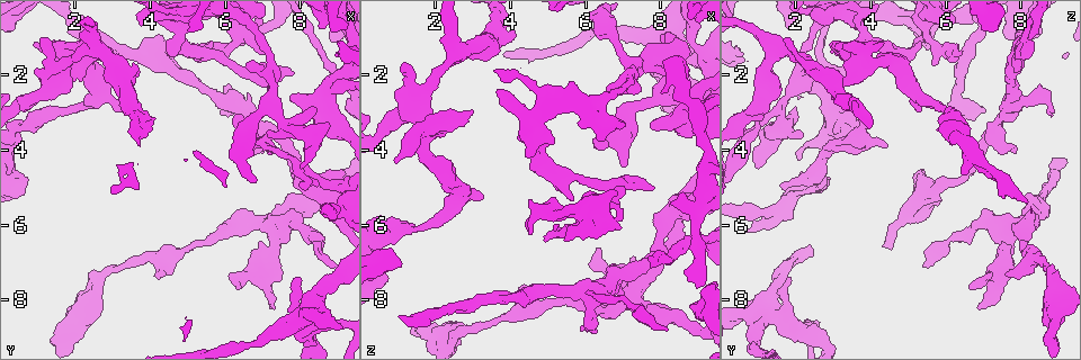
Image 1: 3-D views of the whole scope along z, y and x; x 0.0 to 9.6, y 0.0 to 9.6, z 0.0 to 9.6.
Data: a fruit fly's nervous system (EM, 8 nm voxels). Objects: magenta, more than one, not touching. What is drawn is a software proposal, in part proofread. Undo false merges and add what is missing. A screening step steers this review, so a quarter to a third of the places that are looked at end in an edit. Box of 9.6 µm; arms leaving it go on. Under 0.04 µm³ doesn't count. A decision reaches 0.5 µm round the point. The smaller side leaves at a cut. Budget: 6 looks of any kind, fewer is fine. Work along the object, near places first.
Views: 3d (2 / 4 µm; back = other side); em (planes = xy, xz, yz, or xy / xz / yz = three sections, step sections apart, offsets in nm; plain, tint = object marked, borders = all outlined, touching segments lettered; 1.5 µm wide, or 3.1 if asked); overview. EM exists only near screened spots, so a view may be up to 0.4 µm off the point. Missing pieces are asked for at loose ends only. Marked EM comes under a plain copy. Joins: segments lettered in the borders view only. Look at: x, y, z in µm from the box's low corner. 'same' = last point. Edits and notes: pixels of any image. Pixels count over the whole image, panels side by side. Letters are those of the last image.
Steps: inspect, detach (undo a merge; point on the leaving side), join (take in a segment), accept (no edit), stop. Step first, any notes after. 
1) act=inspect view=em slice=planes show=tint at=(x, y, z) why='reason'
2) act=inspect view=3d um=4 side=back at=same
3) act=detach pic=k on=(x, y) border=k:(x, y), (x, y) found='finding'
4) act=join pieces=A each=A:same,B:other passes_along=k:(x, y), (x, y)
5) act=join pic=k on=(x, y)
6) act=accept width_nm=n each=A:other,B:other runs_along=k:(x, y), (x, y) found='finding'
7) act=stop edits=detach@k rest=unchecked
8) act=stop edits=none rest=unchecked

act=inspect view=3d um=2 at=(4.45, 7.35, 7.55)

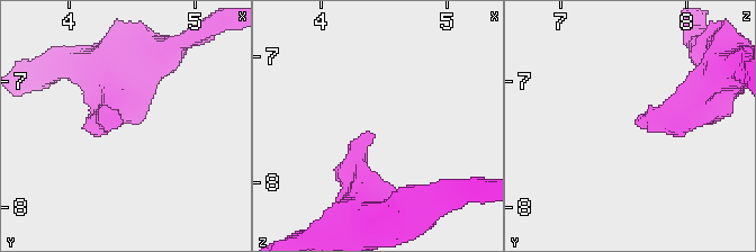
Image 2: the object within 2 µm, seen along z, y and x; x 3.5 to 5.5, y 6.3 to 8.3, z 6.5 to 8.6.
act=inspect view=em slice=yz step=4 show=tint at=(4.40, 7.34, 7.62)

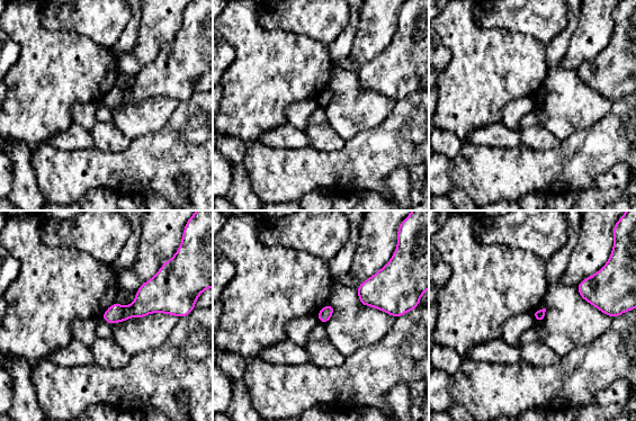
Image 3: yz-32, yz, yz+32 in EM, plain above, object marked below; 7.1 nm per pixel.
act=inspect view=em slice=planes show=borders at=same

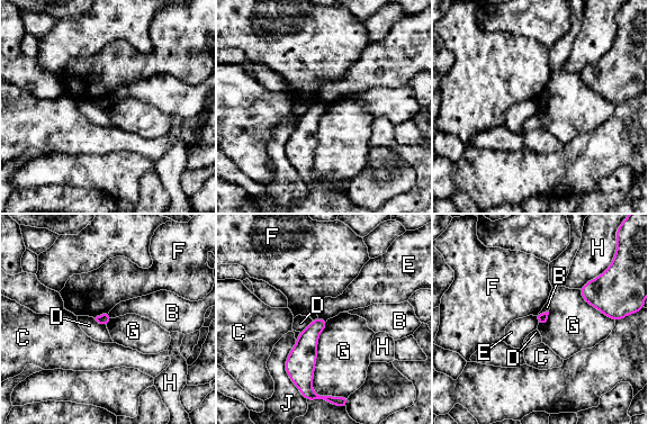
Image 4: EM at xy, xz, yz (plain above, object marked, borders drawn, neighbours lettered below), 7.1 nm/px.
act=accept each=B:other,C:other,D:other,E:other,F:other,G:other,H:other,J:other border=4:(327, 321), (313, 390), (347, 397) found='none of them fits'

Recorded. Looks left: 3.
act=inspect view=3d um=2 at=(1.90, 0.90, 8.30) why='free end'

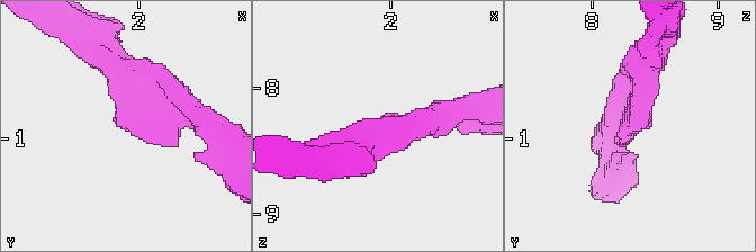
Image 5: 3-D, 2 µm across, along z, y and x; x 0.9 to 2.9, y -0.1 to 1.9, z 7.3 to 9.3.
act=inspect view=em slice=planes show=borders at=(1.90, 0.92, 8.38) why='need the tissue'

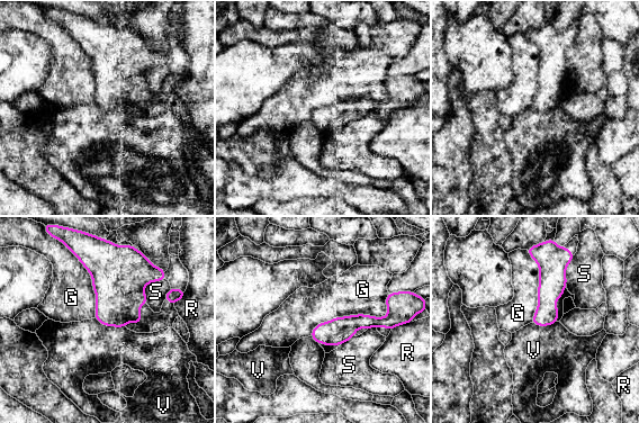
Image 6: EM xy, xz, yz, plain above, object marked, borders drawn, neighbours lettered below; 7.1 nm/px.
act=accept width_nm=160 each=G:other,R:other,S:other,V:other runs_along=6:(388, 325), (352, 322), (314, 335) found='no lettered segment goes on from it'

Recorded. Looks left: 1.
act=inspect view=em slice=planes show=borders at=(0.90, 1.10, 4.25) why='an open end'

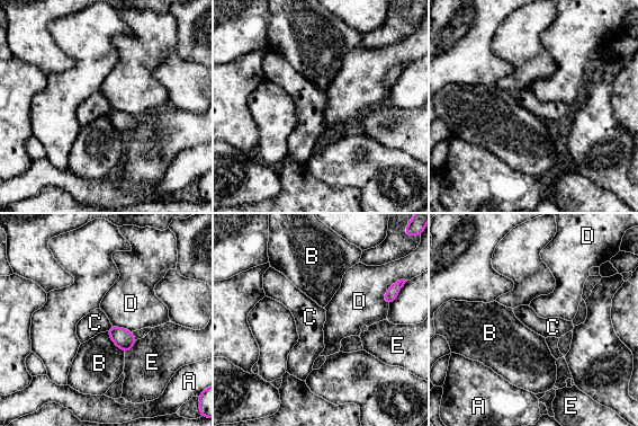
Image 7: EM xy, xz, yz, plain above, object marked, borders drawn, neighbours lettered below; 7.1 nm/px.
act=accept longest_contact=B:200nm each=A:other,B:other,C:other,D:other,E:other found='none of them fits'

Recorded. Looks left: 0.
act=stop edits=none rest=unchecked

